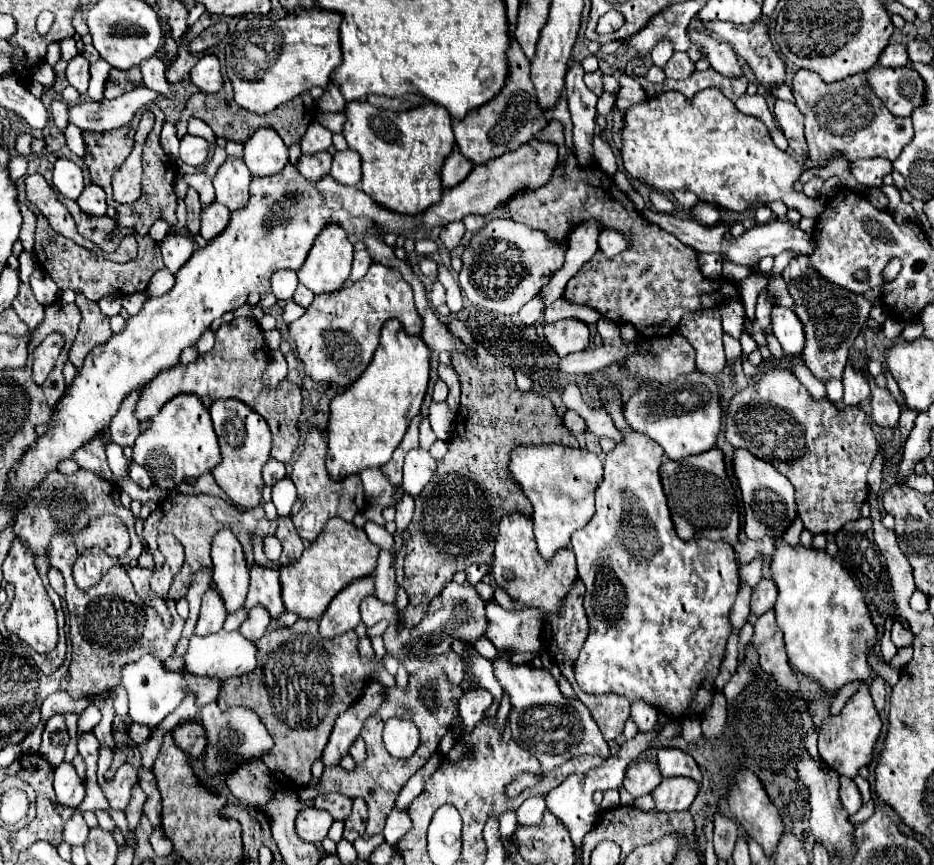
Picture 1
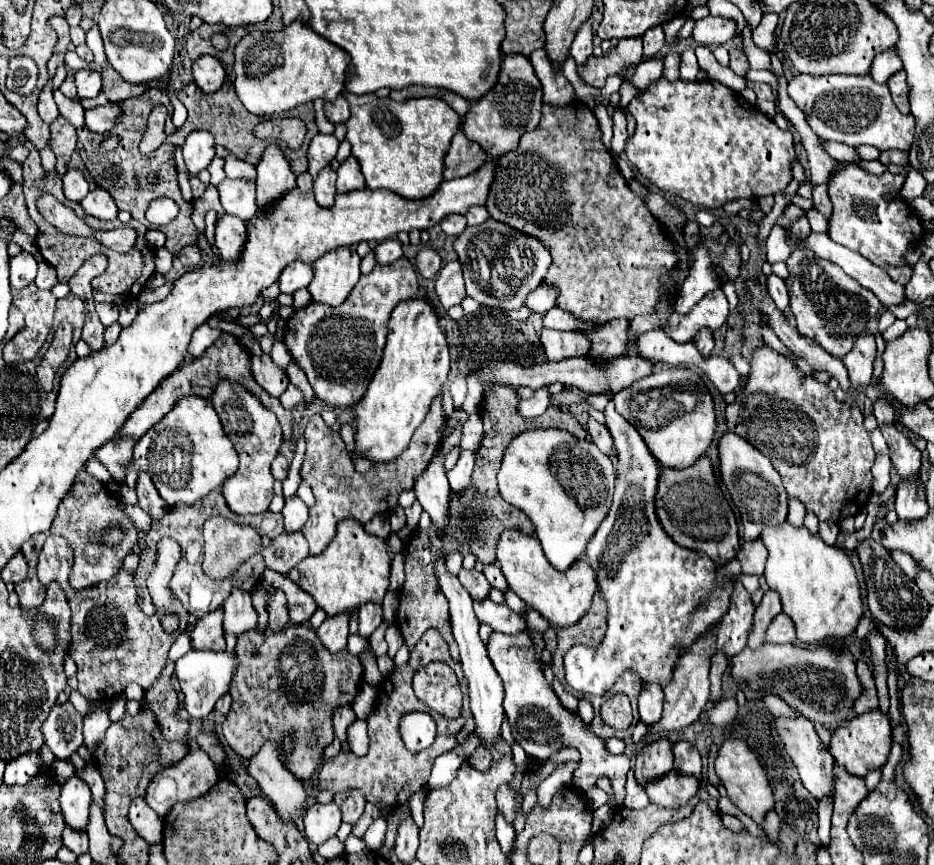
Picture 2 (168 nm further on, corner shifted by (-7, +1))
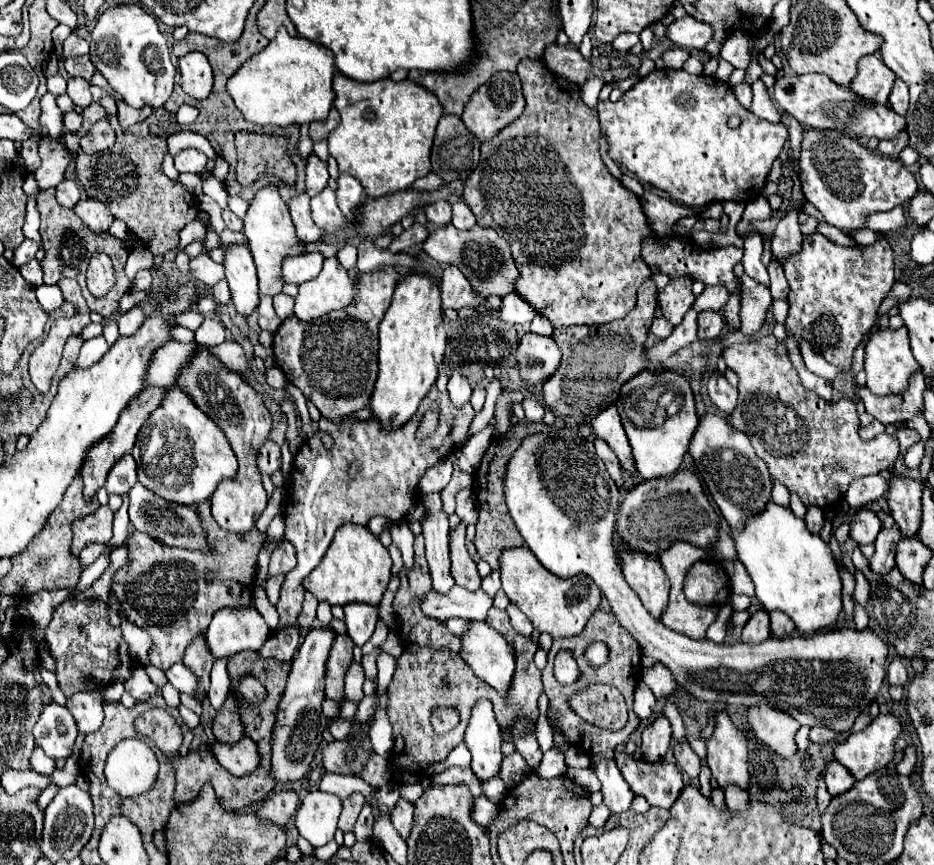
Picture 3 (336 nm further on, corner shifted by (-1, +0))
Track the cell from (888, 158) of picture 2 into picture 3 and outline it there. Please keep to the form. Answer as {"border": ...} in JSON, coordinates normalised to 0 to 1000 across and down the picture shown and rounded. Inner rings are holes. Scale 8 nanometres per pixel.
{"border":[[[965,150],[965,155],[960,155],[956,162],[943,162],[939,173],[945,178],[945,180],[954,180],[954,183],[960,183],[963,176],[971,169],[973,164],[973,157],[971,157],[971,150]]]}

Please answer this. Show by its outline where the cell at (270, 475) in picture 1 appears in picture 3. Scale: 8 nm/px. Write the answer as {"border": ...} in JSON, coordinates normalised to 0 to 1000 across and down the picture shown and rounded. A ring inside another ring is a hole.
{"border":[[[286,506],[279,518],[277,518],[277,525],[275,525],[275,539],[282,548],[292,548],[301,541],[301,520],[299,520],[299,513],[292,511],[290,506]]]}

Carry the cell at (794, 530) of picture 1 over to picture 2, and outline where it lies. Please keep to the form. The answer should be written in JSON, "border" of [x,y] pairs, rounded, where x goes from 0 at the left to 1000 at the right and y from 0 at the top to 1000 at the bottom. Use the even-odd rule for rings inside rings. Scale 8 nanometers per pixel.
{"border":[[[845,577],[845,595],[843,595],[843,602],[849,609],[858,609],[860,607],[860,598],[862,598],[862,586],[853,577]]]}

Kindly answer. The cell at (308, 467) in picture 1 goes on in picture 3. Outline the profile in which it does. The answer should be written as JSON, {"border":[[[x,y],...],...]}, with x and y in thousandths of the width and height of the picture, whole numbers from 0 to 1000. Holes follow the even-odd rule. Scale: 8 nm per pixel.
{"border":[[[468,446],[461,449],[461,453],[453,460],[453,467],[449,467],[449,476],[444,476],[444,481],[440,481],[440,486],[436,486],[436,490],[423,495],[423,497],[412,497],[410,490],[406,490],[404,483],[395,483],[395,486],[382,486],[380,481],[372,483],[369,486],[369,495],[367,499],[363,499],[363,495],[359,495],[359,490],[354,490],[352,486],[344,483],[342,486],[342,497],[329,506],[318,527],[316,527],[316,534],[314,534],[314,546],[312,546],[312,569],[309,569],[309,578],[305,583],[305,592],[303,592],[303,601],[305,601],[305,622],[316,631],[318,636],[318,654],[305,664],[305,673],[303,673],[303,680],[301,680],[301,694],[297,698],[297,708],[299,708],[299,714],[301,714],[301,721],[303,724],[316,724],[318,721],[318,712],[322,708],[322,698],[324,698],[324,689],[327,689],[327,680],[322,677],[324,668],[329,664],[333,664],[339,652],[344,650],[344,645],[348,643],[354,624],[357,624],[357,617],[363,608],[372,606],[372,603],[380,603],[380,606],[393,606],[397,597],[410,597],[419,603],[429,603],[440,585],[446,580],[446,560],[451,555],[451,550],[464,541],[468,534],[481,529],[487,520],[489,520],[489,511],[487,511],[487,499],[491,499],[491,518],[500,511],[502,506],[502,492],[504,492],[504,486],[509,481],[509,474],[504,472],[504,467],[498,467],[494,472],[485,469],[483,462],[481,462],[481,455],[479,453],[470,453]],[[464,465],[470,465],[474,476],[472,476],[472,486],[470,486],[470,495],[466,497],[466,502],[455,509],[453,513],[446,513],[444,509],[444,497],[446,497],[446,490],[451,488],[453,479],[459,474],[459,469]],[[344,502],[352,502],[357,506],[357,518],[348,518],[346,511],[344,511]],[[376,534],[382,534],[387,539],[387,543],[382,546],[380,553],[374,553],[374,539]]]}

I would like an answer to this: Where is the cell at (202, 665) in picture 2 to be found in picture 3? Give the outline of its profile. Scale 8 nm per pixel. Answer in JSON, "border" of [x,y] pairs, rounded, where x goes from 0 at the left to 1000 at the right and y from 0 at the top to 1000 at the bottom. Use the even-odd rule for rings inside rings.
{"border":[[[190,765],[181,775],[177,775],[177,782],[185,795],[190,795],[192,800],[200,800],[200,802],[207,802],[209,791],[213,791],[213,786],[209,786],[209,779],[196,772],[196,765]]]}

